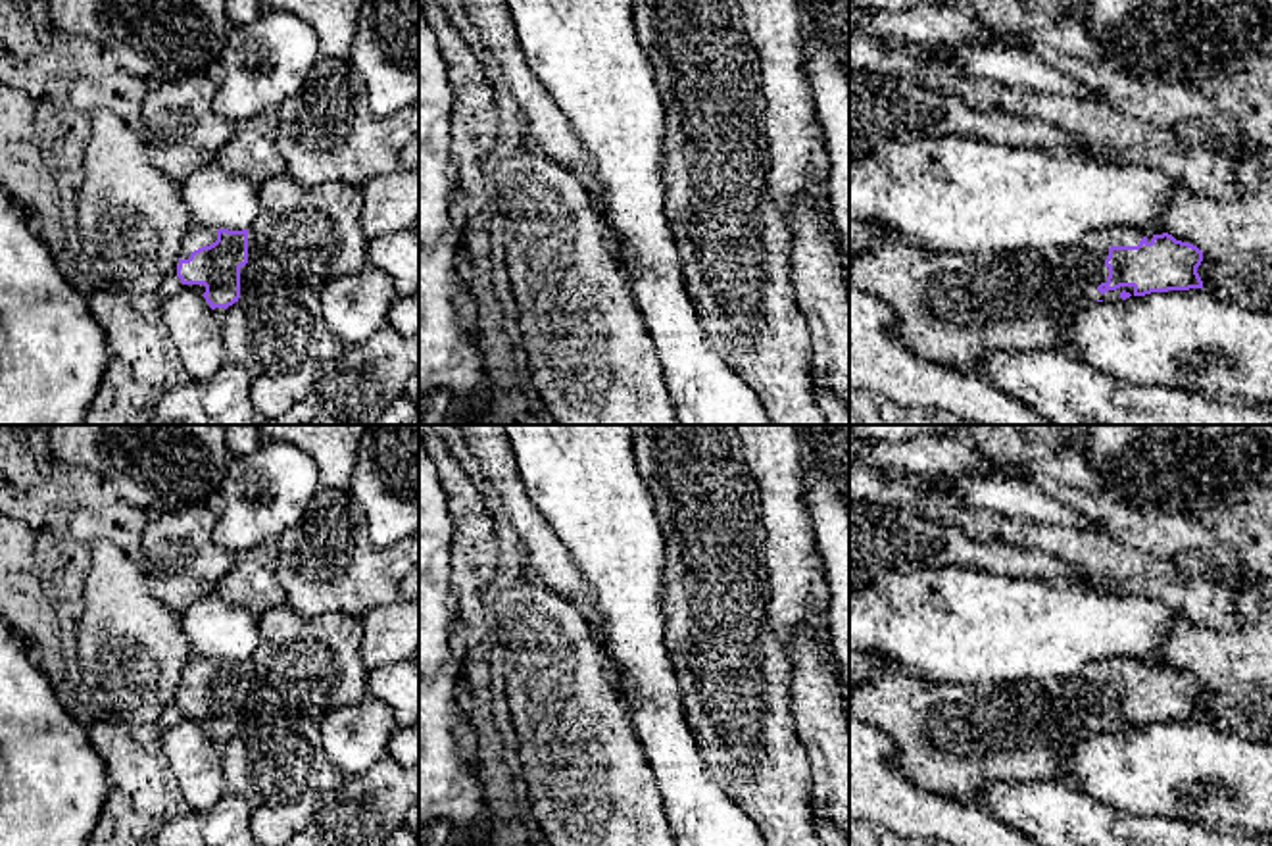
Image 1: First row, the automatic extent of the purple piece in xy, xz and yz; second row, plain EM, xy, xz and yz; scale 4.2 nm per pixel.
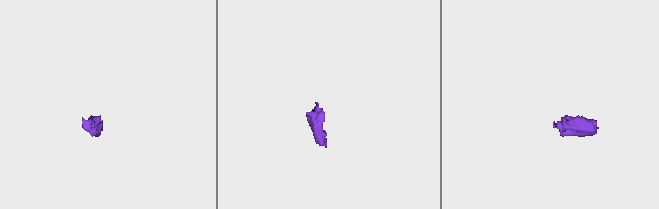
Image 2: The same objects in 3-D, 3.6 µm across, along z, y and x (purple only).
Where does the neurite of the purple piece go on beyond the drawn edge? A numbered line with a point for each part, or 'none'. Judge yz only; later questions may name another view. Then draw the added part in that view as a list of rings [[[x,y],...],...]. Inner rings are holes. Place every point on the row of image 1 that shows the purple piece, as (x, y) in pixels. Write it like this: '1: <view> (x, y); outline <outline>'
1: yz (1084, 262); outline [[[1113,227],[1101,231],[1089,231],[1074,246],[1057,254],[1059,261],[1066,269],[1072,285],[1082,288],[1093,300],[1122,302],[1120,292],[1126,290],[1134,296],[1134,286],[1120,286],[1101,294],[1097,286],[1107,283],[1109,267],[1105,260],[1111,246],[1137,246],[1141,238],[1151,242],[1153,235],[1137,227]]]

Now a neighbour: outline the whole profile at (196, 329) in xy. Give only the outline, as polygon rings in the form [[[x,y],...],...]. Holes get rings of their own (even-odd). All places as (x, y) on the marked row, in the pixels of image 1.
[[[183,288],[163,300],[161,315],[190,379],[208,381],[227,363],[223,317],[202,294]]]

